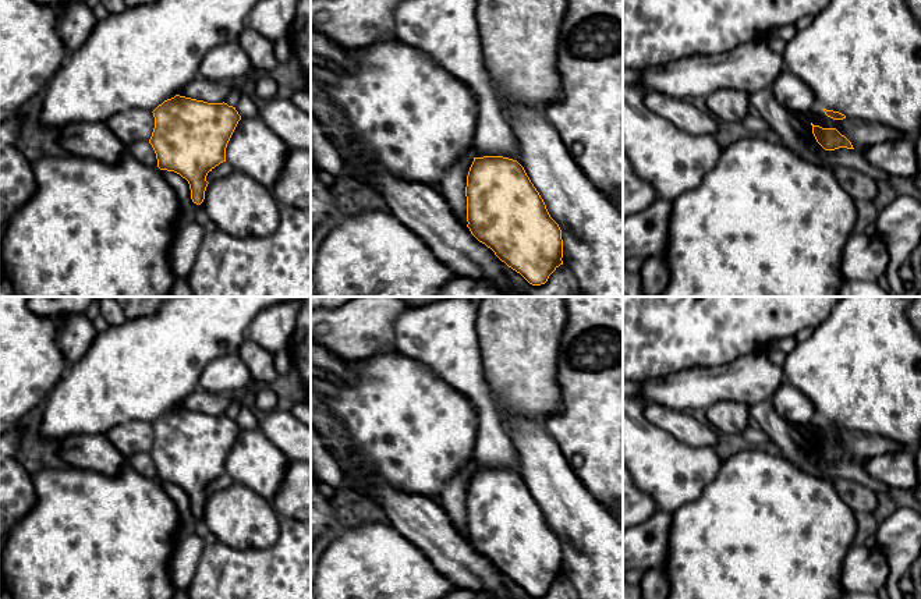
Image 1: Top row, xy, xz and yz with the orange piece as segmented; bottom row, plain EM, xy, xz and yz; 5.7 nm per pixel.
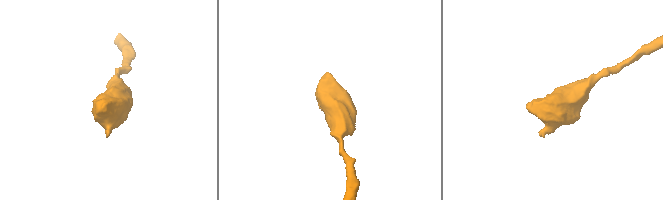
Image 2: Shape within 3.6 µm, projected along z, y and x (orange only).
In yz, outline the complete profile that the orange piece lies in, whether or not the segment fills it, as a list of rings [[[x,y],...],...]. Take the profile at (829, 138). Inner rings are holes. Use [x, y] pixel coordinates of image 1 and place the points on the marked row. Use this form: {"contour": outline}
{"contour": [[[812,123],[811,125],[816,142],[825,150],[835,150],[839,148],[854,149],[851,142],[844,135],[842,135],[836,128],[822,128],[819,125],[814,125]]]}

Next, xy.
{"contour": [[[176,95],[153,111],[152,145],[157,167],[174,171],[189,184],[191,199],[201,205],[206,176],[226,162],[227,143],[241,120],[227,103],[208,103]]]}

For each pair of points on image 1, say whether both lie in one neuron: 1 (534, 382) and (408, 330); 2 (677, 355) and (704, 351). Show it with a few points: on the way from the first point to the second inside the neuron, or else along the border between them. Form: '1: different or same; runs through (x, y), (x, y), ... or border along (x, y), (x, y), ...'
1: different; border along (475, 329), (484, 379), (491, 393)
2: same; runs through (684, 351), (697, 351)

